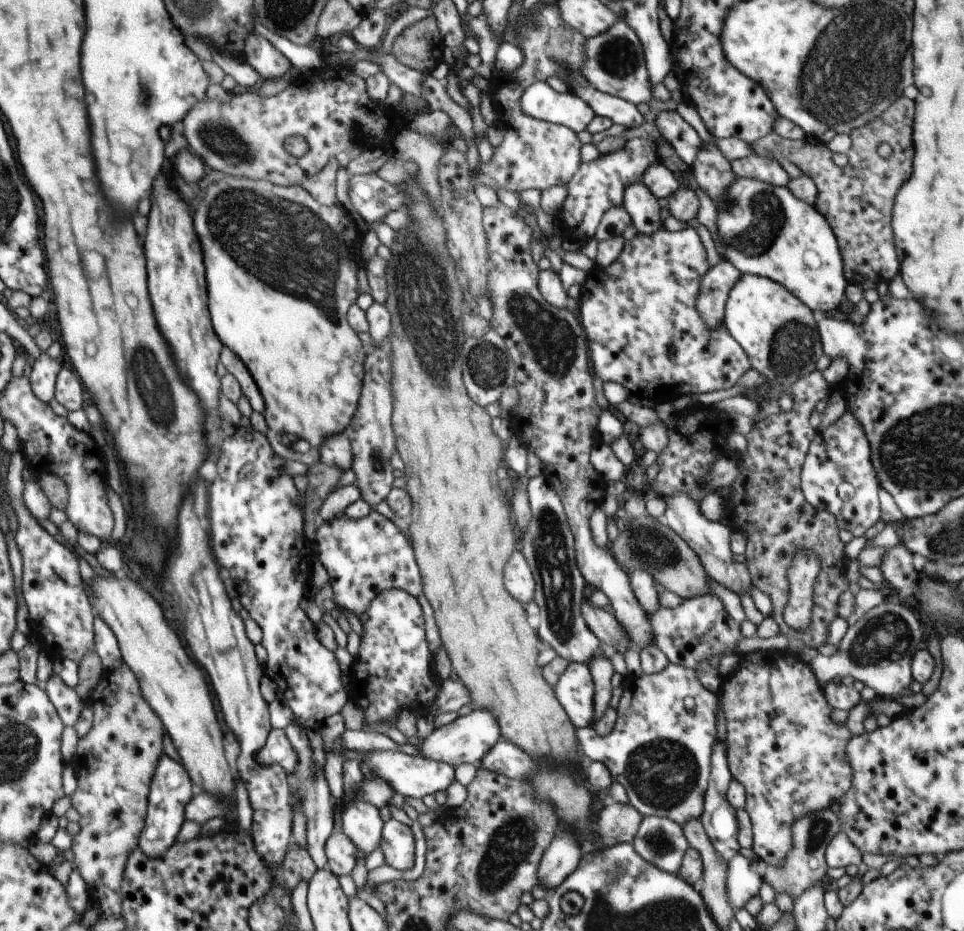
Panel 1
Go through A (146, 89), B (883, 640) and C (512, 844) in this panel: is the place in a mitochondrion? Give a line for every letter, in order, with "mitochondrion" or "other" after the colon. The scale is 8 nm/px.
A: mitochondrion
B: mitochondrion
C: mitochondrion

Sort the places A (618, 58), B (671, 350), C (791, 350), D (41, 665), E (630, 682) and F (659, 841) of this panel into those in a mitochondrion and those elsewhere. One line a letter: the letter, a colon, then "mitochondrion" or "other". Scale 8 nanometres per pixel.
A: mitochondrion
B: other
C: mitochondrion
D: other
E: other
F: mitochondrion

